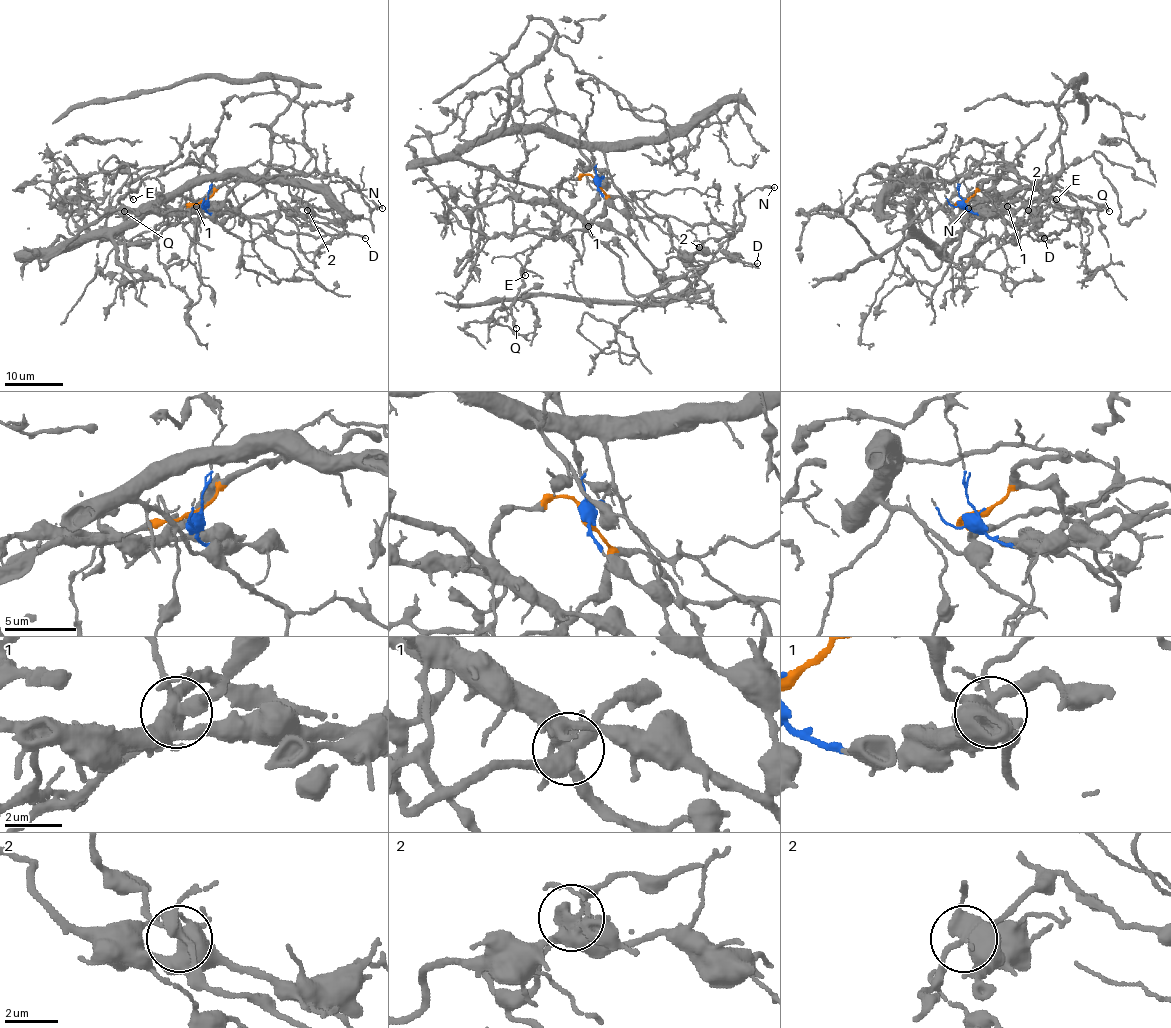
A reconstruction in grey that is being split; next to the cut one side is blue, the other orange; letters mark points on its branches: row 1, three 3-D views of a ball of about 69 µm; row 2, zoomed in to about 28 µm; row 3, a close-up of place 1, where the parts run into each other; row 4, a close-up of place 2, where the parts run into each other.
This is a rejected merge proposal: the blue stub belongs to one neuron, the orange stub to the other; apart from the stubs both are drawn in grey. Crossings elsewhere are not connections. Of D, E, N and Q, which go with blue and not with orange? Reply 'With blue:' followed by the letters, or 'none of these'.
With blue: D

